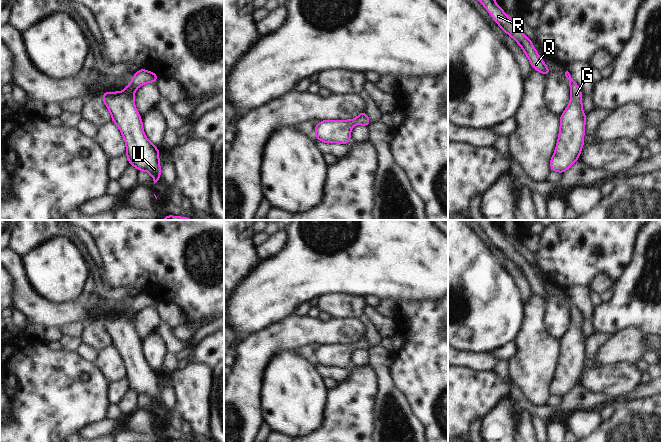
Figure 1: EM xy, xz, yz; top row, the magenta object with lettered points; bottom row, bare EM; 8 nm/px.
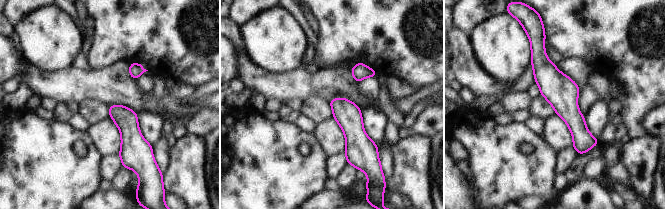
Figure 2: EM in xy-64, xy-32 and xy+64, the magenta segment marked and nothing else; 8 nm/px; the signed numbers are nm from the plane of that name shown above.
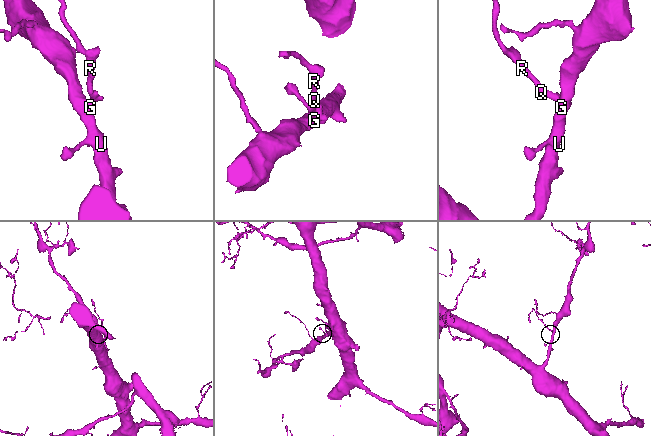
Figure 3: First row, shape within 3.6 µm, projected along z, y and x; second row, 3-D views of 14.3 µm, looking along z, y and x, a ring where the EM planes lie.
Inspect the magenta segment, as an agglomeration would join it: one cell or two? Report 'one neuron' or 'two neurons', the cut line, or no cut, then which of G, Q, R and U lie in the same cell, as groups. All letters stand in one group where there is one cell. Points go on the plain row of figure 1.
one neuron; cut none; groups G Q R U

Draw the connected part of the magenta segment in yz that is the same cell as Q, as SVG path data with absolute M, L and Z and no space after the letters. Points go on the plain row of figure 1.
M473 220L477 222L487 235L492 239L493 244L508 258L513 261L521 270L527 282L530 284L532 292L547 300L551 294L535 274L532 265L523 258L516 250L515 246L497 229L493 220Z

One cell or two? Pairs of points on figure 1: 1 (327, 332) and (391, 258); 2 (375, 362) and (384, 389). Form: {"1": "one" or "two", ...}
{"1": "two", "2": "one"}

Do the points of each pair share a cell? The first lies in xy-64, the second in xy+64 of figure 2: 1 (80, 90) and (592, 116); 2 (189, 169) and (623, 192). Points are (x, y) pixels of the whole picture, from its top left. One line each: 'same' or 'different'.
1: different
2: different

